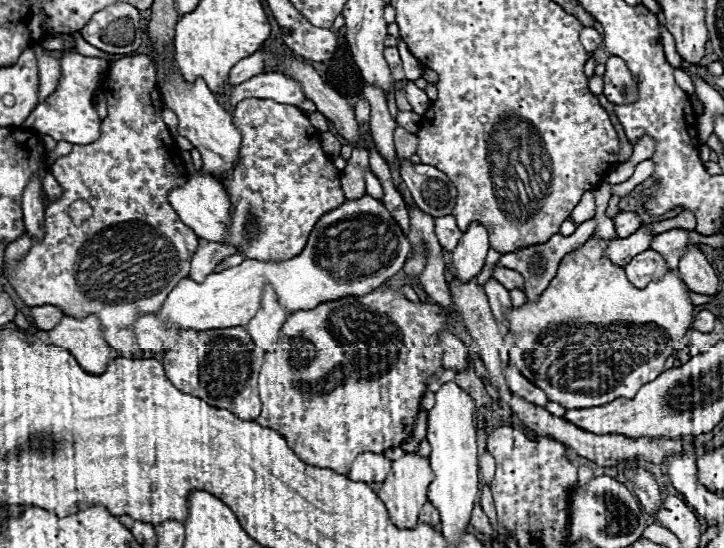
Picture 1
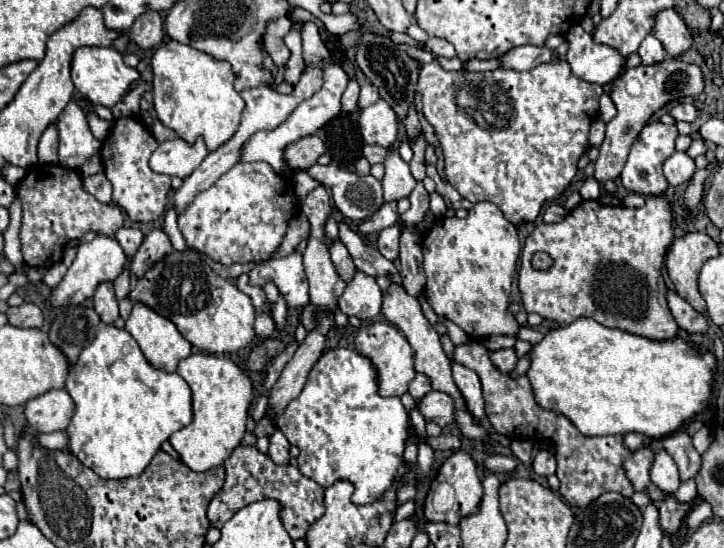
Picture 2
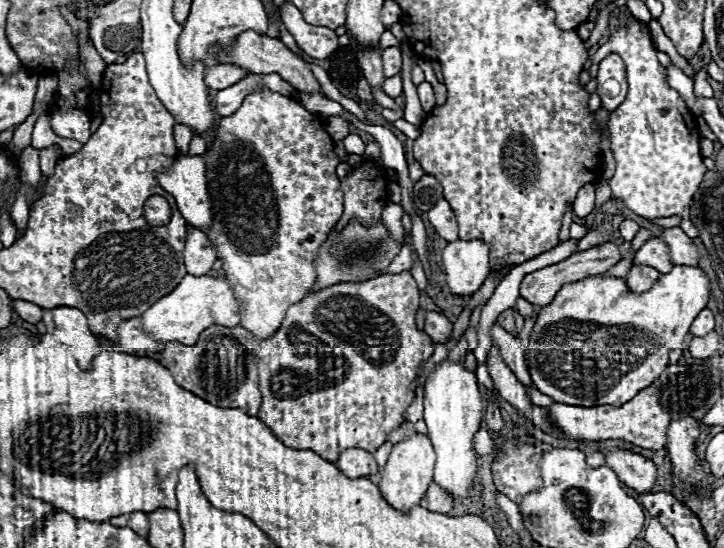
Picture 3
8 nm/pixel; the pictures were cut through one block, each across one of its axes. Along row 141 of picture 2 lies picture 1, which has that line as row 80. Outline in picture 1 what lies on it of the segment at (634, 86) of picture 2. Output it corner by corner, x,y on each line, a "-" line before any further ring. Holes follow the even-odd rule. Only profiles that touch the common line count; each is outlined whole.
618,56
608,58
604,72
604,96
612,104
634,104
638,100
638,86
626,62

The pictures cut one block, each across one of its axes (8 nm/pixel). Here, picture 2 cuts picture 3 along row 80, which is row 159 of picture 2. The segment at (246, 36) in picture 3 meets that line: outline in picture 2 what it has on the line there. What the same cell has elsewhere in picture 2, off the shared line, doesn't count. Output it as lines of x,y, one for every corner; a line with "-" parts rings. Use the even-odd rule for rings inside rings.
306,136
286,148
286,162
294,170
304,170
314,166
316,160
326,152
326,144
318,136

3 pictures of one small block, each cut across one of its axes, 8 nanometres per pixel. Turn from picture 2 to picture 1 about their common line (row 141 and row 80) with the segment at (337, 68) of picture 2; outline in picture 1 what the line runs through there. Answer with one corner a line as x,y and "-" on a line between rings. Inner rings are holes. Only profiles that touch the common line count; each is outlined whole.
282,72
258,74
254,78
250,78
248,82
234,86
230,90
226,102
228,102
228,106
236,106
244,98
264,98
264,100
270,98
274,102
290,104
296,108
300,108
300,104
306,100
300,82

